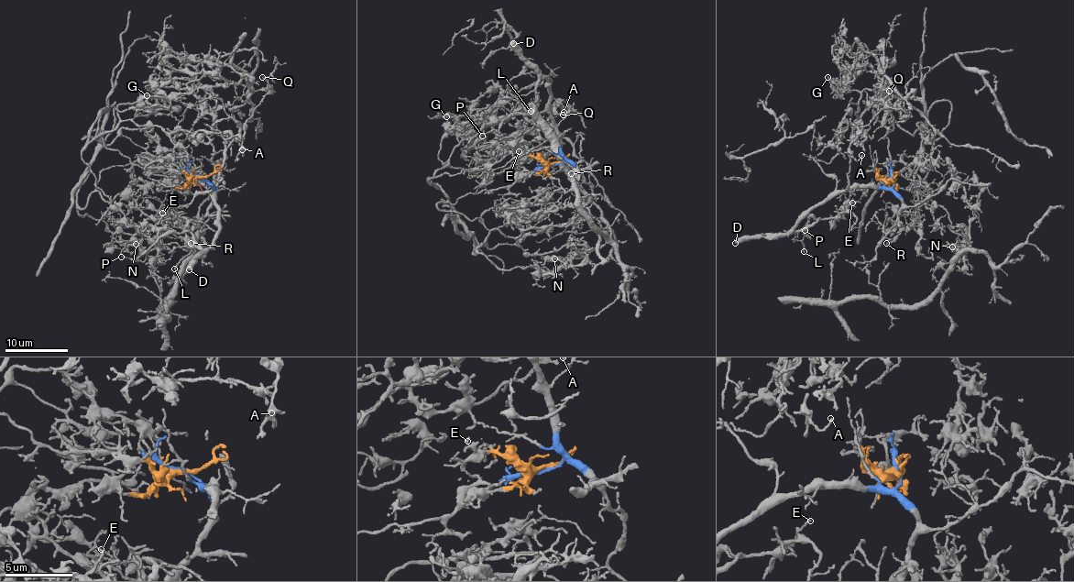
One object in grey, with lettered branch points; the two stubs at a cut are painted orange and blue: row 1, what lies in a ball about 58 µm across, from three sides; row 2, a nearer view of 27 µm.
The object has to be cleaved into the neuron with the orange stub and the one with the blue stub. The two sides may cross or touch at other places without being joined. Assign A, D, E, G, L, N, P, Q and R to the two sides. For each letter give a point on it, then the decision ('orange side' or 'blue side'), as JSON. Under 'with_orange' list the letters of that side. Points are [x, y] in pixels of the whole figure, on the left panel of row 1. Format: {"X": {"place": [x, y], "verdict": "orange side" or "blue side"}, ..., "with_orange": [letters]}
{"A": {"place": [242, 149], "verdict": "orange side"}, "D": {"place": [189, 269], "verdict": "blue side"}, "E": {"place": [162, 213], "verdict": "orange side"}, "G": {"place": [147, 95], "verdict": "orange side"}, "L": {"place": [174, 269], "verdict": "blue side"}, "N": {"place": [136, 244], "verdict": "orange side"}, "P": {"place": [121, 257], "verdict": "blue side"}, "Q": {"place": [262, 77], "verdict": "orange side"}, "R": {"place": [191, 243], "verdict": "blue side"}, "with_orange": ["A", "E", "G", "N", "Q"]}

